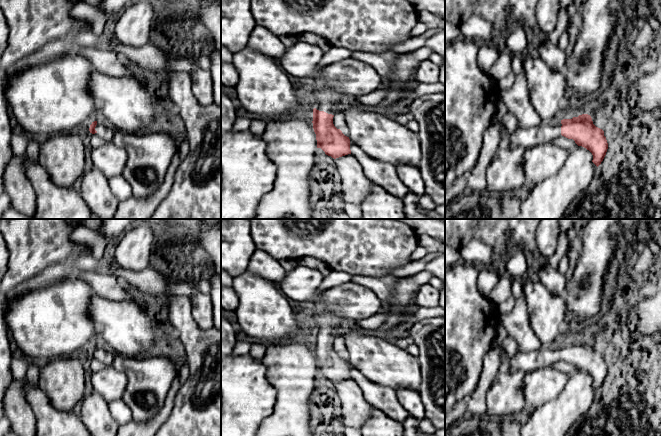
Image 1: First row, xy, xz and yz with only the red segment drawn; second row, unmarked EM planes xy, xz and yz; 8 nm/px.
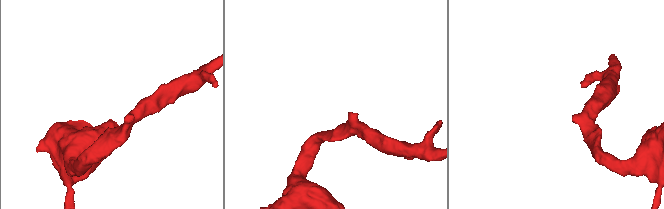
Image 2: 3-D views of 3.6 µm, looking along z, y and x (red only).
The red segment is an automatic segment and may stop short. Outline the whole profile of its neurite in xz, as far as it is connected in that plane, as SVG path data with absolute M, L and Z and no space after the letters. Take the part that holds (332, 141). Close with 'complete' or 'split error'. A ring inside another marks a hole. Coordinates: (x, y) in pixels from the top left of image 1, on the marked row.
M324 67L313 77L313 84L309 89L309 97L315 106L312 123L317 148L336 159L351 154L349 137L333 124L334 114L341 109L346 98L325 83L321 77L323 69Z; split error

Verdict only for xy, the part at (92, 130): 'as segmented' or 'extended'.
extended

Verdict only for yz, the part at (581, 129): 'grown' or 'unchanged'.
grown

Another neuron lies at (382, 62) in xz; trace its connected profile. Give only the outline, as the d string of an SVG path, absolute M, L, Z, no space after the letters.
M388 50L384 53L354 51L352 52L351 57L369 64L381 77L384 77L393 69L393 63L397 58L397 53L391 50Z

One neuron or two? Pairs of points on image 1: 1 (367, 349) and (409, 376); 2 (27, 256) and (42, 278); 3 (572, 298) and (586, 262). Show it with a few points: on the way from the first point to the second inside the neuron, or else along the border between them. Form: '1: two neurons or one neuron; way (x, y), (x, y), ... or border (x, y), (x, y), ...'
1: one neuron; way (377, 356), (385, 364), (399, 369)
2: two neurons; border (59, 262), (53, 262), (33, 277), (17, 284)
3: one neuron; way (577, 289), (577, 284), (586, 271)

